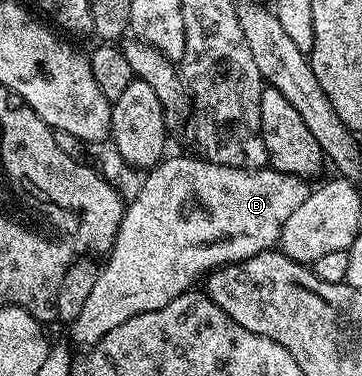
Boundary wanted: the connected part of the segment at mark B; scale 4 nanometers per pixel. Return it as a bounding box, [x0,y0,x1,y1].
[69,156,311,347]

